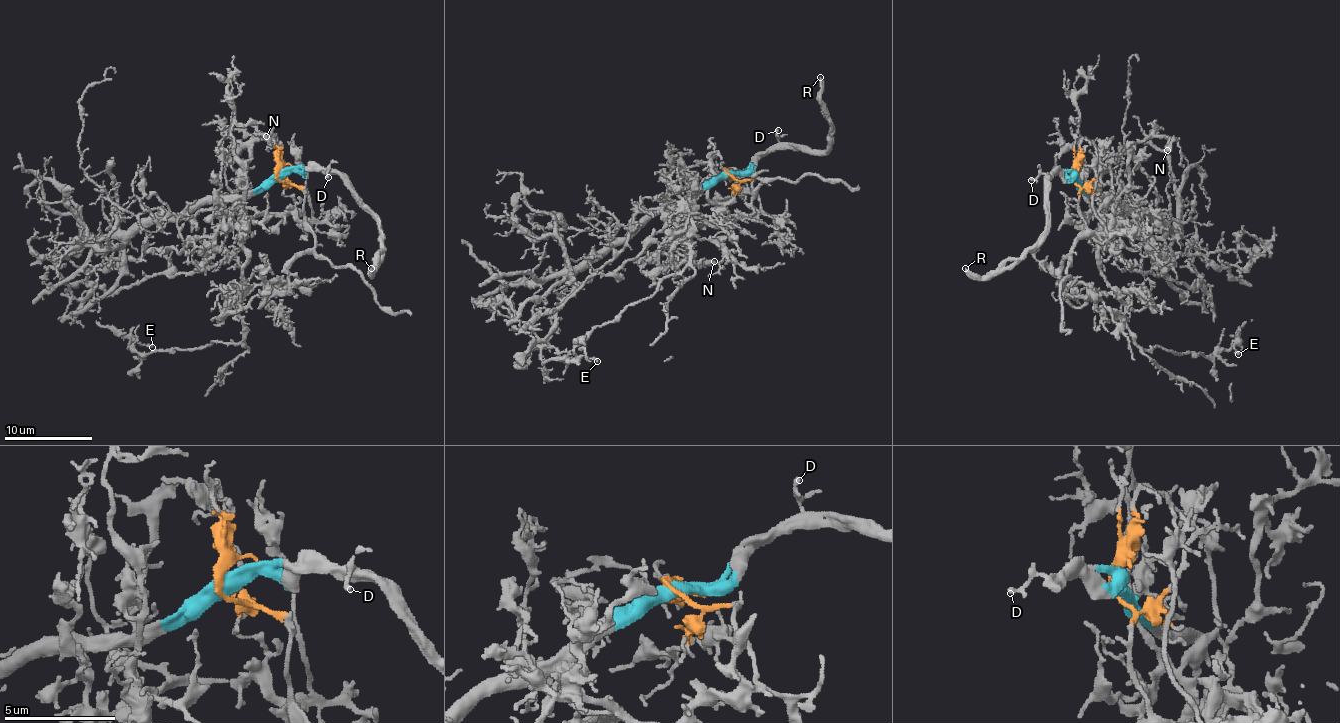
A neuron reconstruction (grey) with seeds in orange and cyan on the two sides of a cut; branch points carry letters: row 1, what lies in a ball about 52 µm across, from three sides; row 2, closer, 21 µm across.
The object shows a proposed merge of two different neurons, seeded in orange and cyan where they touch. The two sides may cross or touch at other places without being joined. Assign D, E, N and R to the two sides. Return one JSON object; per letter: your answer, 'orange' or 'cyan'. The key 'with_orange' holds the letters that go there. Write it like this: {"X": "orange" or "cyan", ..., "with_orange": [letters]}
{"D": "cyan", "E": "orange", "N": "orange", "R": "cyan", "with_orange": ["E", "N"]}

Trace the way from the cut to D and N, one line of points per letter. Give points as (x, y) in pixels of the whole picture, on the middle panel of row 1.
D: (725, 171), (745, 170), (778, 142), (778, 129)
N: (725, 171), (754, 181), (753, 211), (727, 228), (688, 219), (697, 223), (675, 247), (682, 263), (715, 261)

